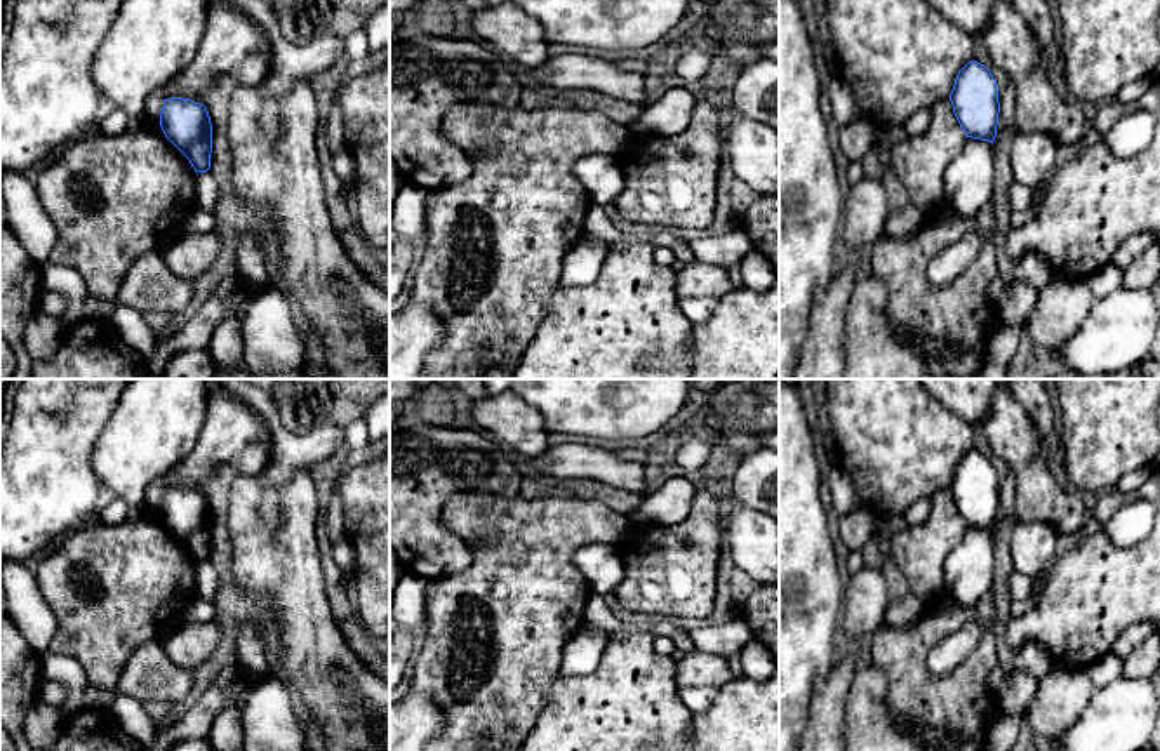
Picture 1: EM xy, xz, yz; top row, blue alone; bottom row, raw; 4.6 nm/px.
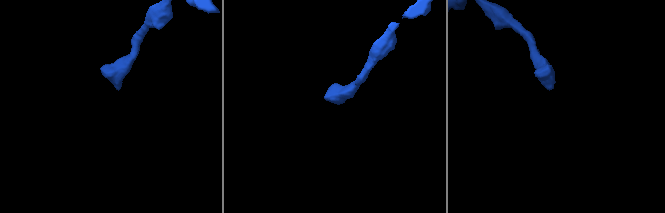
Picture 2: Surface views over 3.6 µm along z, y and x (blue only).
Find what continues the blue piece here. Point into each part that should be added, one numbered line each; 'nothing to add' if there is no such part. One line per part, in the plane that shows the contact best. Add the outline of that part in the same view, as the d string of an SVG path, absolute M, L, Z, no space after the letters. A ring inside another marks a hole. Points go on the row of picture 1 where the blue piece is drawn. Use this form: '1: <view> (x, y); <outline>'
nothing to add

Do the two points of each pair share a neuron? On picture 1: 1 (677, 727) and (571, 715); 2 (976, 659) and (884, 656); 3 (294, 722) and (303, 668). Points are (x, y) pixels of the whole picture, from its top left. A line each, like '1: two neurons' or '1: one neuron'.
1: one neuron
2: one neuron
3: two neurons

